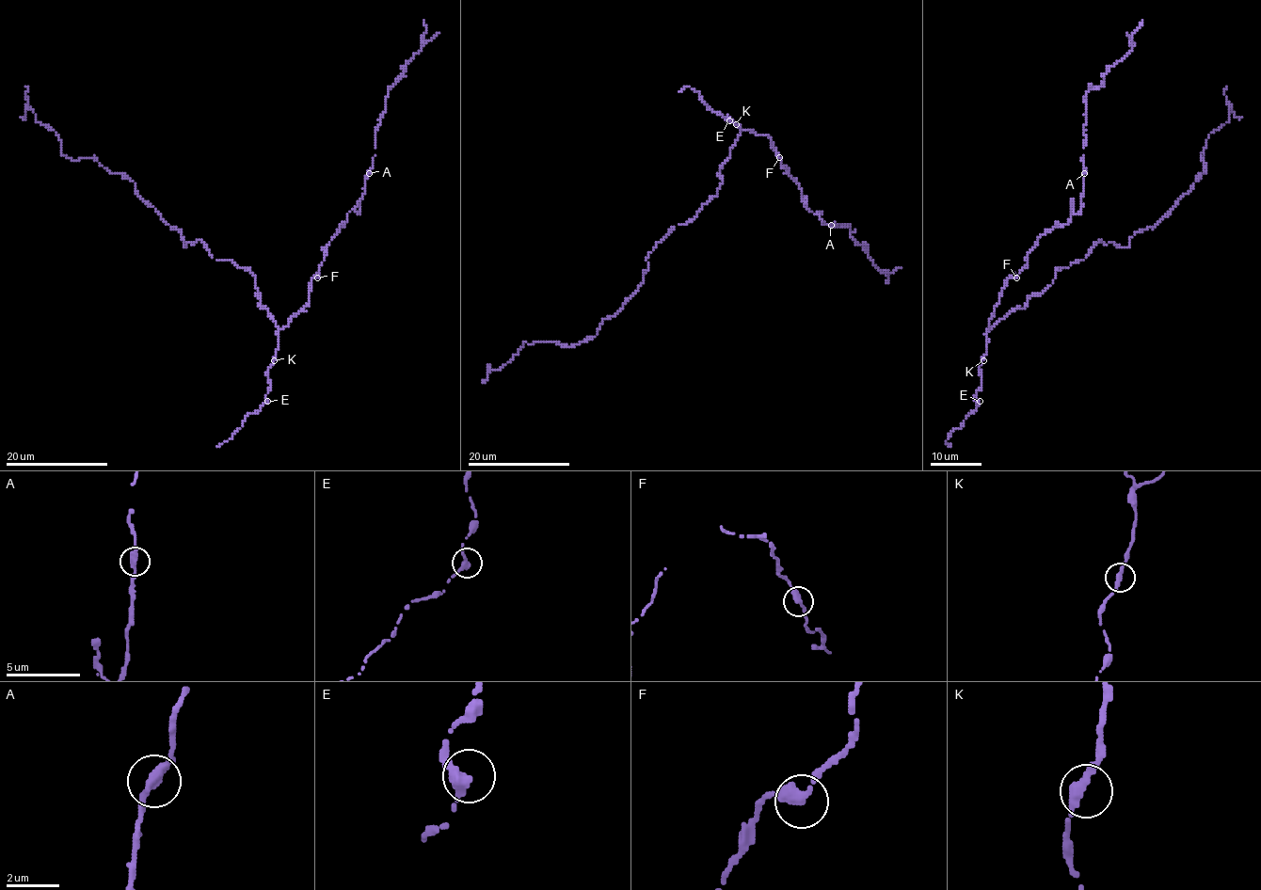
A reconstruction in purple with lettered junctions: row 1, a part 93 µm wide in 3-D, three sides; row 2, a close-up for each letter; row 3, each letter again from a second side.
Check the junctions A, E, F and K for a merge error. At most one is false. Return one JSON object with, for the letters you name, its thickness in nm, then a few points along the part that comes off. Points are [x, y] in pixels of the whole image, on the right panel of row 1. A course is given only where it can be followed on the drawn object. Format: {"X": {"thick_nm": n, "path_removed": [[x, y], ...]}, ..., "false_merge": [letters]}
{"false_merge": []}

